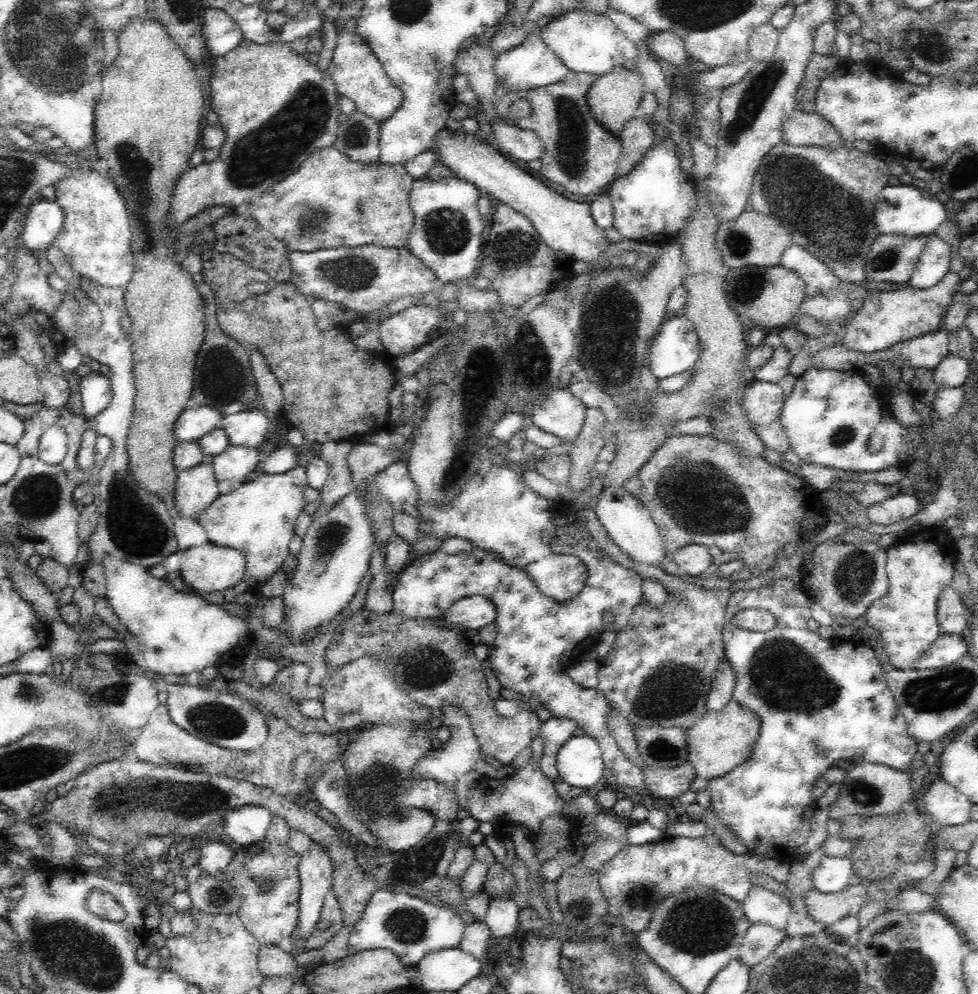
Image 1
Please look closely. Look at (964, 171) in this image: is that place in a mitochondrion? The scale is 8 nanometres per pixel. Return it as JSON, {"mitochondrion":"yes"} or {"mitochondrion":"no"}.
{"mitochondrion":"yes"}

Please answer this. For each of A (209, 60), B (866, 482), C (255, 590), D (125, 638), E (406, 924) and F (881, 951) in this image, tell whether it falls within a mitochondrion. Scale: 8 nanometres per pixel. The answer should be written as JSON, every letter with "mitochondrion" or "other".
{"A":"other","B":"other","C":"other","D":"other","E":"mitochondrion","F":"other"}

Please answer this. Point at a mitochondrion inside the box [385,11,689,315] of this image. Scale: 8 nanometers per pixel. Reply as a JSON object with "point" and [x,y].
{"point":[571,144]}

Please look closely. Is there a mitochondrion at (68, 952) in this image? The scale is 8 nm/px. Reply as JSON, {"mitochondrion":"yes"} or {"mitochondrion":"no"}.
{"mitochondrion":"yes"}

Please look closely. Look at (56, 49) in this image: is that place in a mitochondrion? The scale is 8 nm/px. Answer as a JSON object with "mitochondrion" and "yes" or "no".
{"mitochondrion":"yes"}

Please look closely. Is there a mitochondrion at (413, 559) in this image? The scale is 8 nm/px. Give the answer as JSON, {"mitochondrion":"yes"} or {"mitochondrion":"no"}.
{"mitochondrion":"no"}

